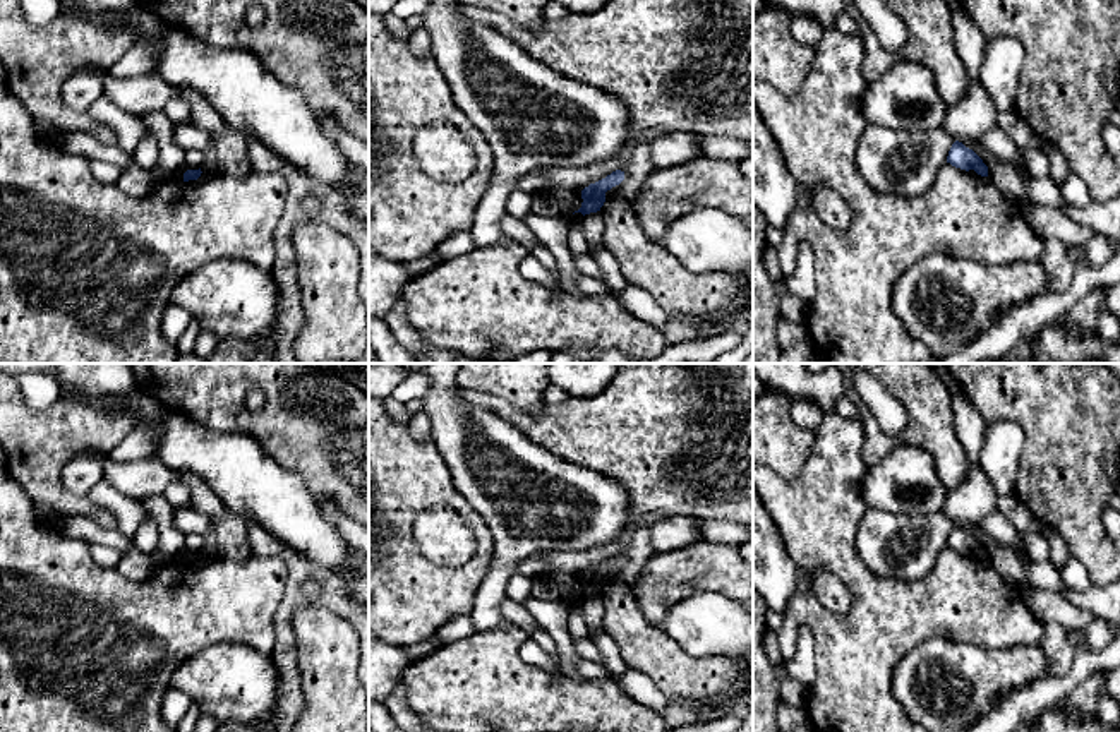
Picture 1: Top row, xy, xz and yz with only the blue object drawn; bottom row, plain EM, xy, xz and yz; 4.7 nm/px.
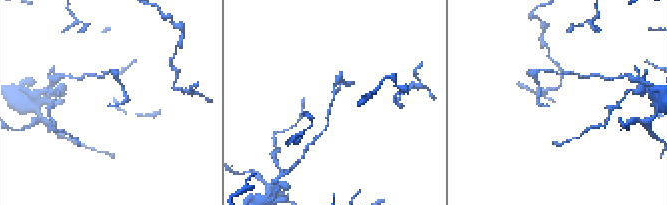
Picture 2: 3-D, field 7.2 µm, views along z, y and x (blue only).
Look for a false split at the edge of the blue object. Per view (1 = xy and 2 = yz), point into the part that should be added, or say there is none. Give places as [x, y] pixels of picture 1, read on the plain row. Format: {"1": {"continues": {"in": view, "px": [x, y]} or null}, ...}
{"1": {"continues": null}, "2": {"continues": null}}

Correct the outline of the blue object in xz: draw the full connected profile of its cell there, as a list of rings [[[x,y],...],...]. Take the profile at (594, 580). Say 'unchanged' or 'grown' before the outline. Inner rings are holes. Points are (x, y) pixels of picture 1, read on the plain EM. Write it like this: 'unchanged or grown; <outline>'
unchanged; [[[616,554],[605,562],[590,567],[581,574],[581,591],[575,597],[590,598],[600,595],[600,591],[605,586],[605,576],[611,574],[612,571],[619,569],[624,564],[624,555]]]

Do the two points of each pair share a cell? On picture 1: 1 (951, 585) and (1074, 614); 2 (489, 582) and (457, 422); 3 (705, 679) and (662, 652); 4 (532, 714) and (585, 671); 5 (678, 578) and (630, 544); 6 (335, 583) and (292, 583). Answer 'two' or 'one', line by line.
1: two
2: one
3: one
4: two
5: two
6: one

